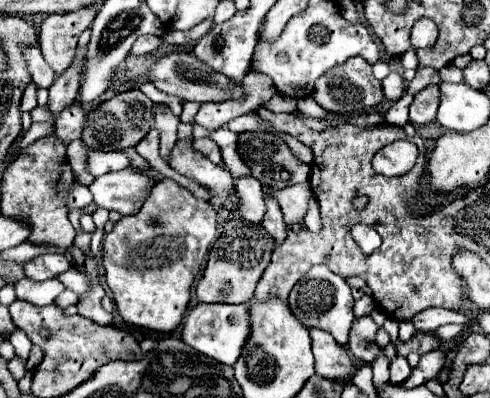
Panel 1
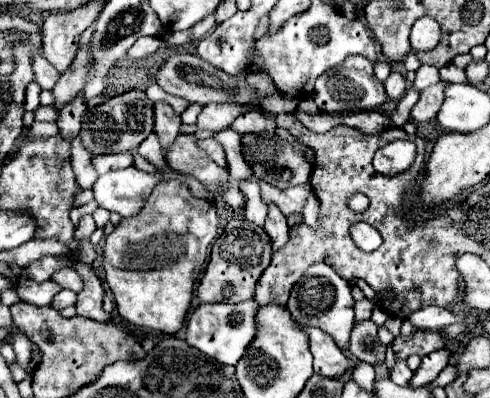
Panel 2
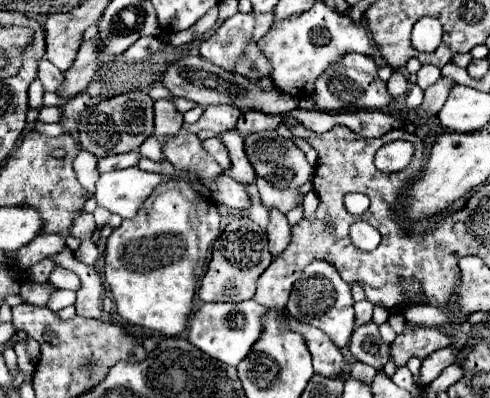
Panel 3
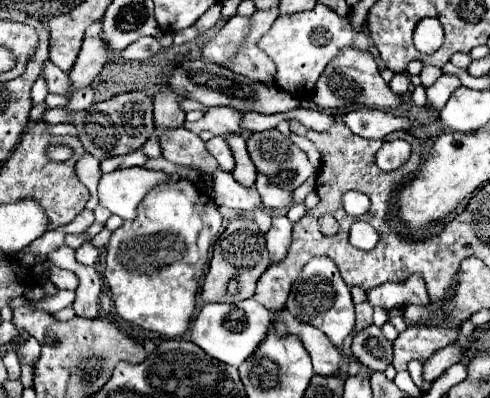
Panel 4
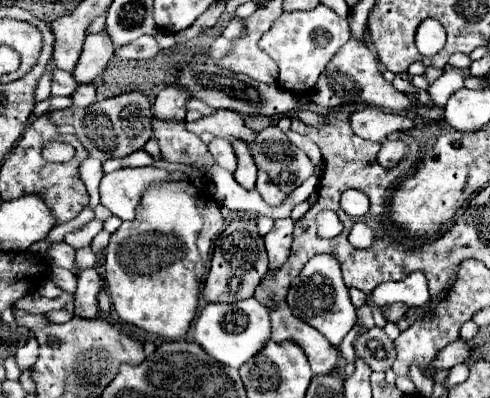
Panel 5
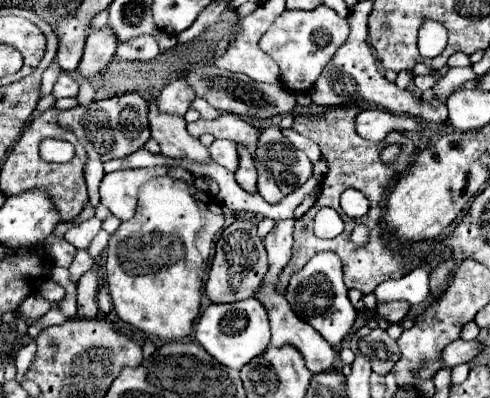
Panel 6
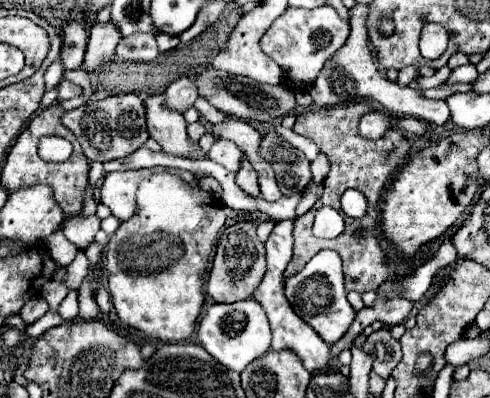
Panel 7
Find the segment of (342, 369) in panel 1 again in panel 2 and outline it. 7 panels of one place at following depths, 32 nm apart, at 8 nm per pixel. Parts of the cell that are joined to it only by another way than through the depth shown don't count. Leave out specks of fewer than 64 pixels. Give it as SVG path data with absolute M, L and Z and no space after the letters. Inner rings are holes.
M312 326L304 330L308 332L310 350L314 354L314 372L324 378L342 378L352 366L346 352L338 348L332 336L328 336L326 332Z

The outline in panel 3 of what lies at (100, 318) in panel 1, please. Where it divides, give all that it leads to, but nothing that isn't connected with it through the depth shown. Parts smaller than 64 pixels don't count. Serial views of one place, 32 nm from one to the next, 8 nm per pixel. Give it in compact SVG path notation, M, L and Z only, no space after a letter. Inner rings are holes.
M64 250L60 254L52 256L60 266L76 272L82 280L82 288L76 292L78 300L76 300L76 314L84 316L84 318L96 318L100 320L104 316L102 312L102 282L100 276L96 274L96 270L88 264L82 264L74 258L72 250Z

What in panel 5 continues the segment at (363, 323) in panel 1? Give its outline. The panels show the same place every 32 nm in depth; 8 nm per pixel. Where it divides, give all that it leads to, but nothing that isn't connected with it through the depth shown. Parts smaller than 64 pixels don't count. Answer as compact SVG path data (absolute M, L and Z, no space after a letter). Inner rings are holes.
M370 328L364 334L360 334L354 342L354 352L358 358L362 358L374 372L386 372L394 358L394 342L384 334L382 328Z

